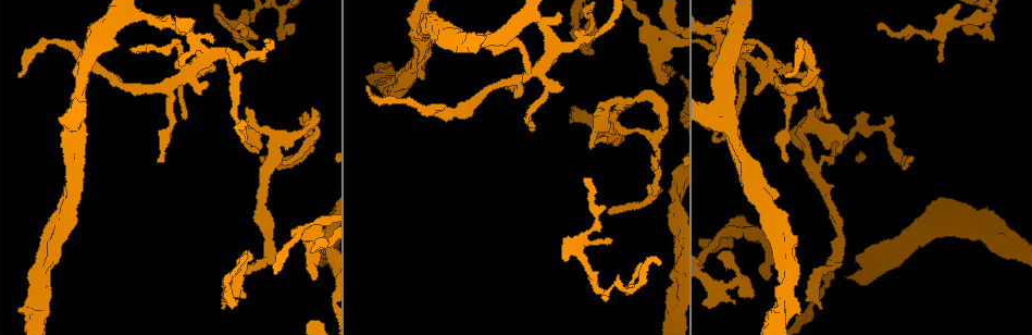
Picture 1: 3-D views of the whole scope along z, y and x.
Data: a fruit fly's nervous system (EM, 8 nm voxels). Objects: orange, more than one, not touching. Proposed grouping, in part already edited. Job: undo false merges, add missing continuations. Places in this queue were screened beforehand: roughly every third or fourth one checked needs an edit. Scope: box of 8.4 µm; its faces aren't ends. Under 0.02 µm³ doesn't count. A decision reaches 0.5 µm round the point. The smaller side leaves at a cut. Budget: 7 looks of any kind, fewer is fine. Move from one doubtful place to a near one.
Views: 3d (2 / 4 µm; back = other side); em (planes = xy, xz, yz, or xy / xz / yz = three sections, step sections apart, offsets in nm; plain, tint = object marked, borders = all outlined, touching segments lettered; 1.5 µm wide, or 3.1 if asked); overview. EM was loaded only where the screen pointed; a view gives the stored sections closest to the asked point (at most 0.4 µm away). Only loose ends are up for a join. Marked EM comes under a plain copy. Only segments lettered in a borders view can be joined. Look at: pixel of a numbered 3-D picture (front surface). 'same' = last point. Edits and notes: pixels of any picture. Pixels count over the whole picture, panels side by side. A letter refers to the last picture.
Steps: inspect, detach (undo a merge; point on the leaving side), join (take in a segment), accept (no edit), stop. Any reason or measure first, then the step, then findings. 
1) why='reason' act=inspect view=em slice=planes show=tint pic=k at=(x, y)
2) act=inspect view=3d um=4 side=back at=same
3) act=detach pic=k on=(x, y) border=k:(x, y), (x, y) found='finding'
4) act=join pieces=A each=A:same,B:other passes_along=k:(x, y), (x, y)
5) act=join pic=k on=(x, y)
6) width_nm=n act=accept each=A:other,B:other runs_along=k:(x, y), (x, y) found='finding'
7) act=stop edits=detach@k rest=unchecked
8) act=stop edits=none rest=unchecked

why='an open end' act=inspect view=em slice=yz step=4 show=borders pic=1 at=(583, 180)

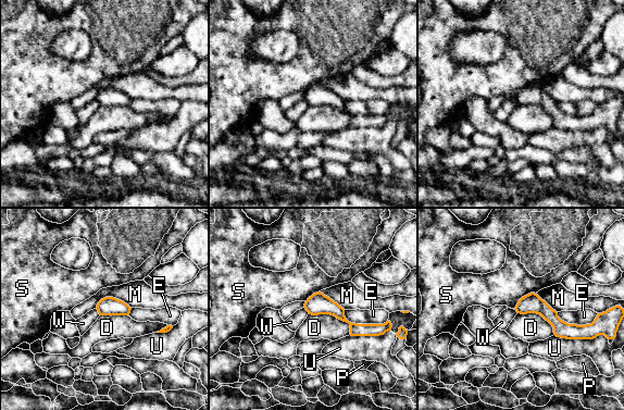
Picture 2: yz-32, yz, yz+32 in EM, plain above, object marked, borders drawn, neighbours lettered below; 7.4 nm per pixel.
act=inspect view=em slice=xz step=4 show=borders at=same

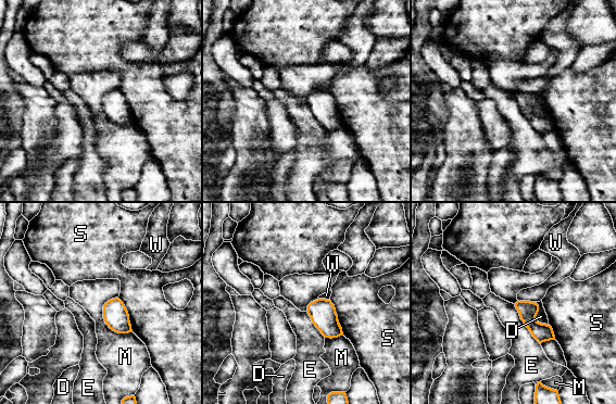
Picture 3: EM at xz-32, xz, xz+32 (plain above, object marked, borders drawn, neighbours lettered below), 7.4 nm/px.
act=accept each=D:other,E:other,M:other,S:other,W:other border=3:(108, 300), (104, 323), (132, 332) found='none of them fits'

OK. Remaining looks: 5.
why='free end' act=inspect view=3d um=2 pic=1 at=(313, 280)

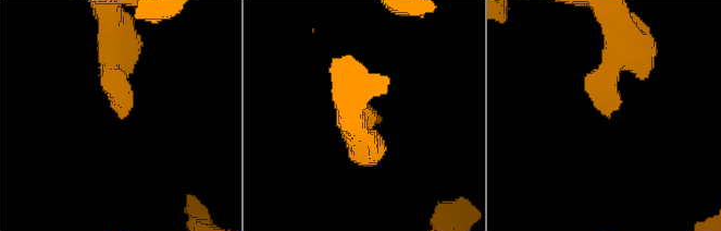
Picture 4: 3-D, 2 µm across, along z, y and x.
why='now the EM' act=inspect view=em slice=planes show=borders pic=4 at=(117, 112)

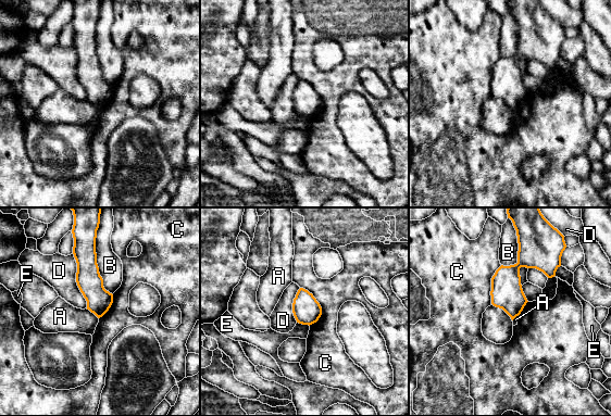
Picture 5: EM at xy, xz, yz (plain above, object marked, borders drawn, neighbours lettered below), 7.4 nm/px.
width_nm=190 act=accept each=A:other,B:other,C:other,D:other,E:other runs_along=5:(90, 250), (99, 314) found='none of them fits'

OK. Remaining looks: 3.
act=inspect view=3d um=2 pic=1 at=(735, 301)

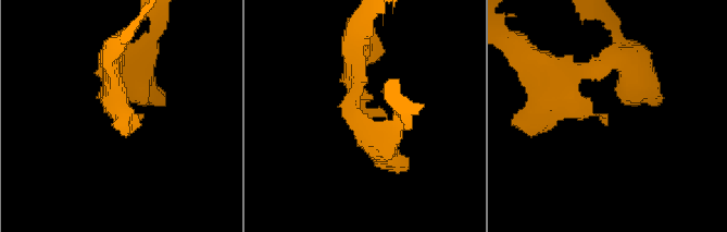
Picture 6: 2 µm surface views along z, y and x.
why='shape alone is not enough' act=inspect view=em slice=yz step=8 show=borders pic=6 at=(385, 115)

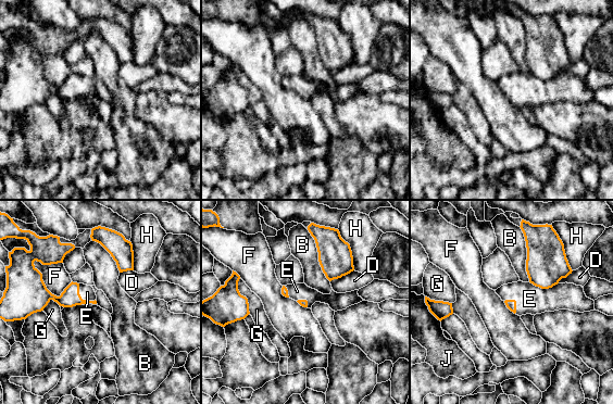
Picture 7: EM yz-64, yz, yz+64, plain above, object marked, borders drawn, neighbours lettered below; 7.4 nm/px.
why='cut it another way' act=inspect view=em slice=planes show=borders at=same

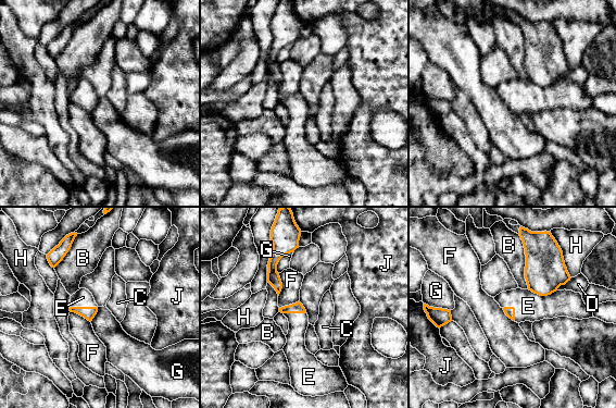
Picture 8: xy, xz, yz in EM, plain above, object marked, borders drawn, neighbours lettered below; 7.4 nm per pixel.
act=join pieces=E each=B:other,C:other,D:other,E:same,F:other,G:other,H:other,J:other found='the neuron continues'

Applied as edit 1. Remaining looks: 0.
act=stop edits=join@8 rest=unchecked

